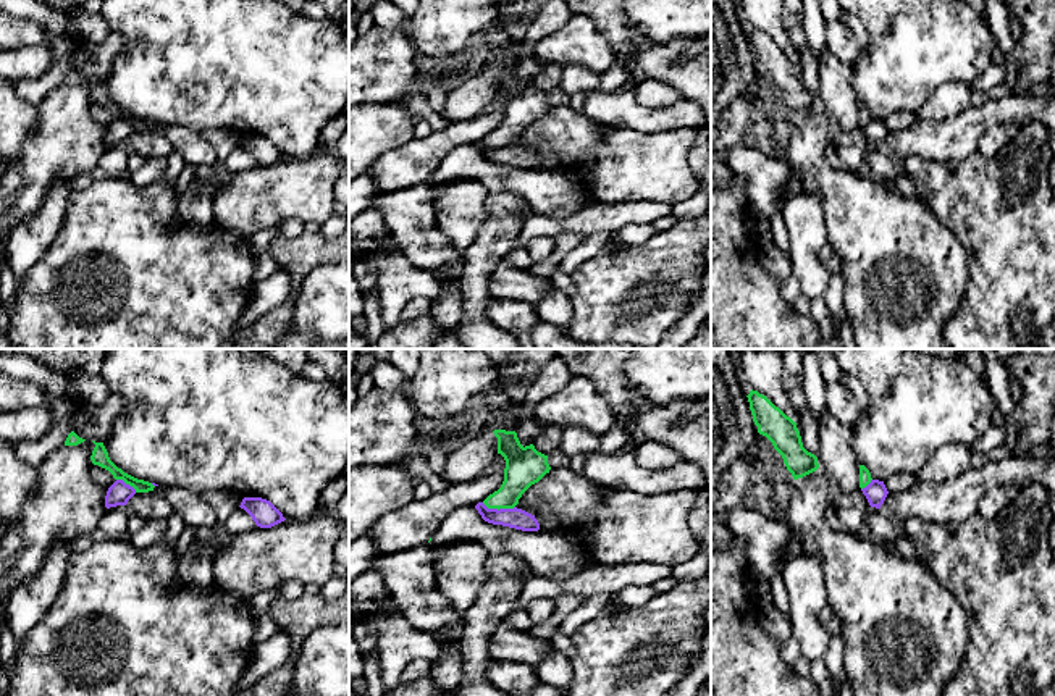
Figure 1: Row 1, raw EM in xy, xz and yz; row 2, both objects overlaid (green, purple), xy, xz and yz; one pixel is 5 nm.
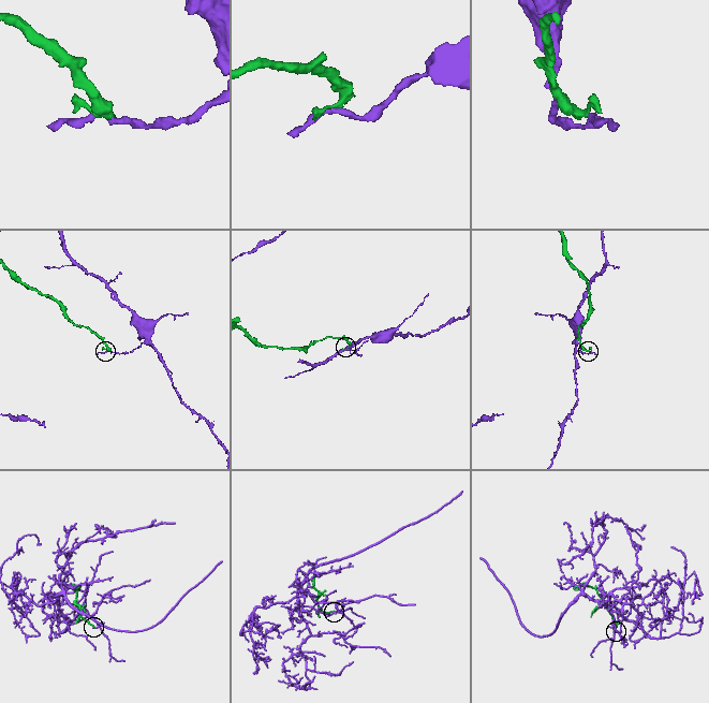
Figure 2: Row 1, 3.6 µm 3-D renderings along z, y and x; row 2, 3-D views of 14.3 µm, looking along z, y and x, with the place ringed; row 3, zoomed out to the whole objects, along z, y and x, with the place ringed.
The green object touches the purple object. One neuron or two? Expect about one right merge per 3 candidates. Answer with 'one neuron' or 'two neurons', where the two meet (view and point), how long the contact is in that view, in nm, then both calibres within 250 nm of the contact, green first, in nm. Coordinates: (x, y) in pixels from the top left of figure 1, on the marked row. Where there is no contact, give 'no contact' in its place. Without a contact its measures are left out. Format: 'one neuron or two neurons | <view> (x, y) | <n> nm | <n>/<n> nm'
two neurons | xz (498, 509) | 170 nm | 190/100 nm

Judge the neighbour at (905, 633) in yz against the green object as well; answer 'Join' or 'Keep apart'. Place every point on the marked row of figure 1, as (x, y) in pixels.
Keep apart

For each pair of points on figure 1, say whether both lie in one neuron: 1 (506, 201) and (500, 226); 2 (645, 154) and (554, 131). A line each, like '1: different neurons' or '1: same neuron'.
1: same neuron
2: same neuron

